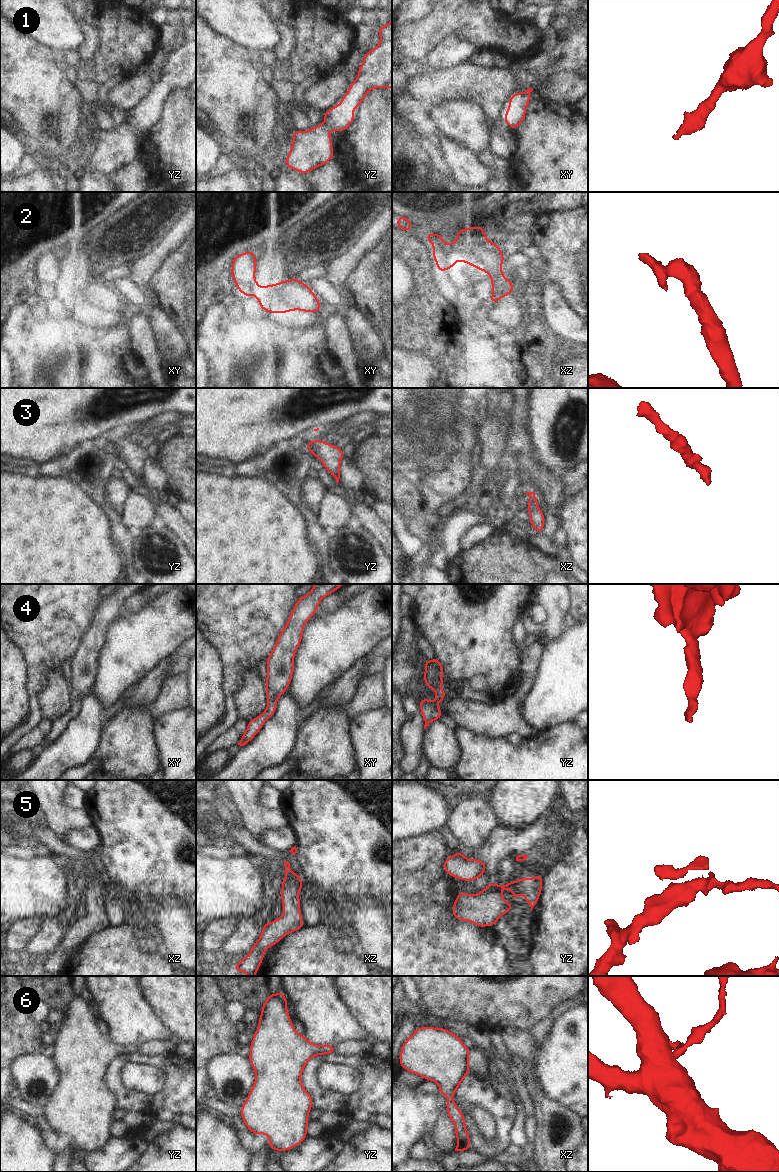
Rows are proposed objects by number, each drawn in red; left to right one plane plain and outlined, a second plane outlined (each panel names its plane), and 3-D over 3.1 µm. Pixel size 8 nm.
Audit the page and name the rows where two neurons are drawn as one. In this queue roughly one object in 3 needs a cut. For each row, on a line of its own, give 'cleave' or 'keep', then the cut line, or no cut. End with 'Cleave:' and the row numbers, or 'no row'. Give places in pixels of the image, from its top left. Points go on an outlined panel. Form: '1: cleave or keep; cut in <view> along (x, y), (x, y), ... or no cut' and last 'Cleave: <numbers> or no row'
1: keep; no cut
2: cleave; cut in xz along (453, 243), (454, 255), (457, 258)
3: keep; no cut
4: keep; no cut
5: keep; no cut
6: keep; no cut
Cleave: 2

